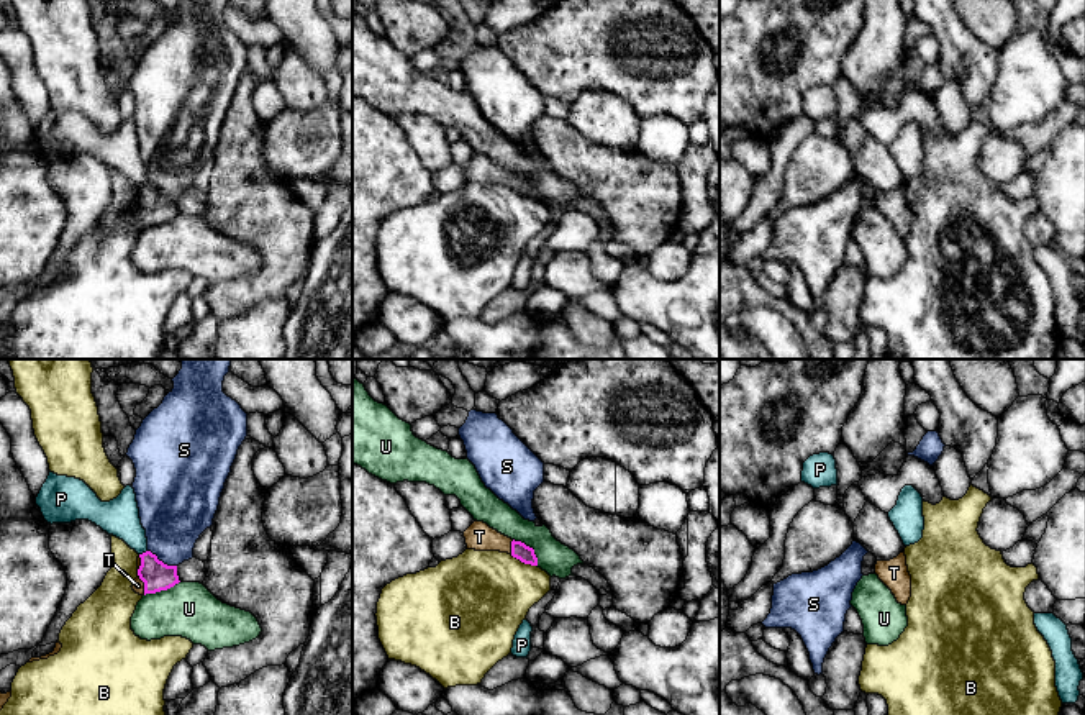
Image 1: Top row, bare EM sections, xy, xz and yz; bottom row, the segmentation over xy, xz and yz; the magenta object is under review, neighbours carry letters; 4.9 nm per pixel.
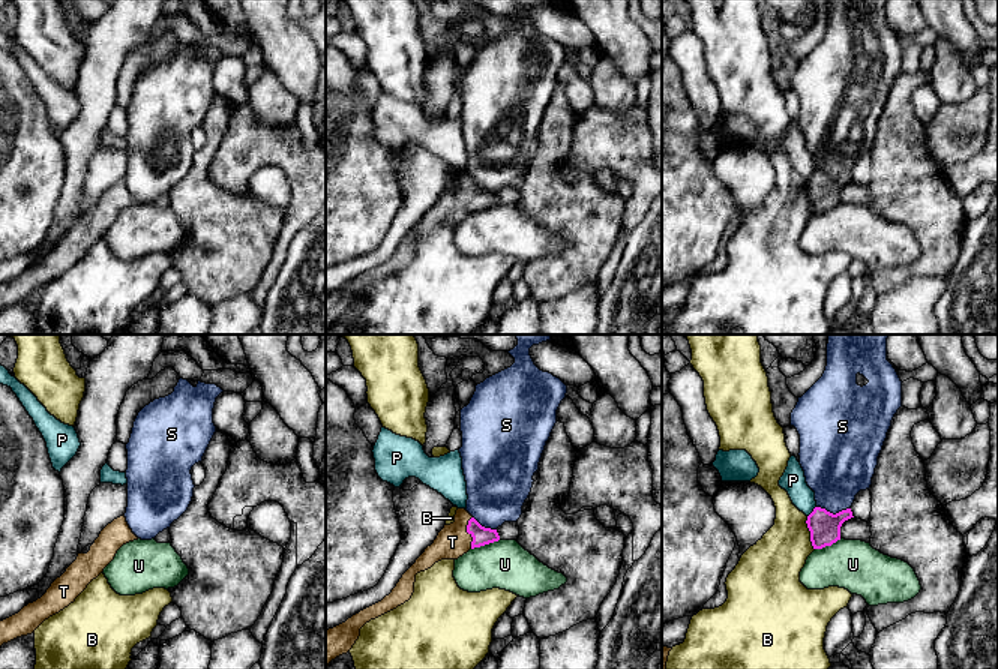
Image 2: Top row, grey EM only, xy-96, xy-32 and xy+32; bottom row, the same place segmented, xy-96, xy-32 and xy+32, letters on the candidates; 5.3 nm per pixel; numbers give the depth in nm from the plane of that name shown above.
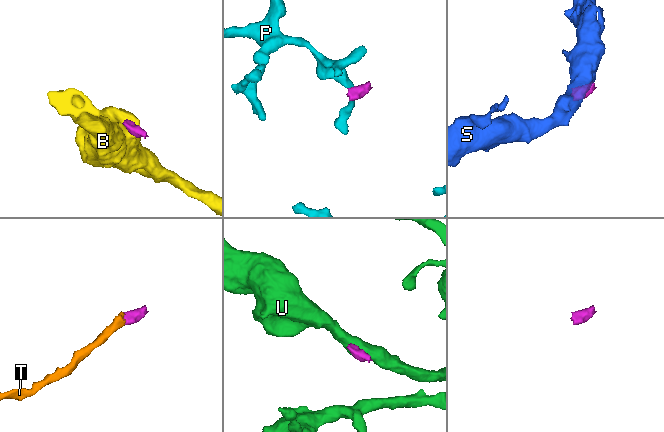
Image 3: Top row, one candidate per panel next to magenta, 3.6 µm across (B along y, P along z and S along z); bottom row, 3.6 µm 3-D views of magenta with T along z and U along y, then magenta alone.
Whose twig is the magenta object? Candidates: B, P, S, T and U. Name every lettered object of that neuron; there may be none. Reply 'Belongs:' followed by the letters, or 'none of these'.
Belongs: T

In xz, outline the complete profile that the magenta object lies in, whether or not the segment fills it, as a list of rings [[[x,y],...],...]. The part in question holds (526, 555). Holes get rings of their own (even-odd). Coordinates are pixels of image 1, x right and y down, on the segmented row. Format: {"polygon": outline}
{"polygon": [[[475,520],[464,531],[464,538],[467,549],[508,553],[524,564],[538,566],[538,558],[533,548],[498,533],[483,521]]]}

